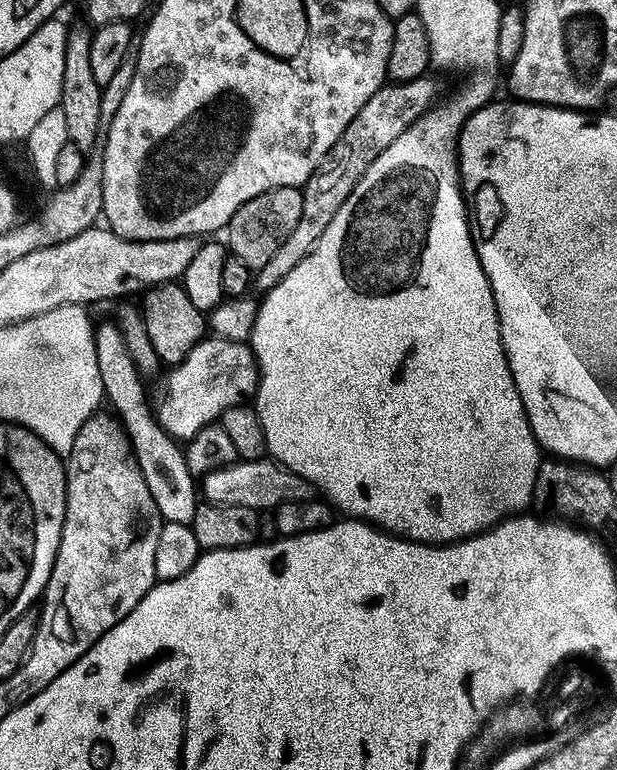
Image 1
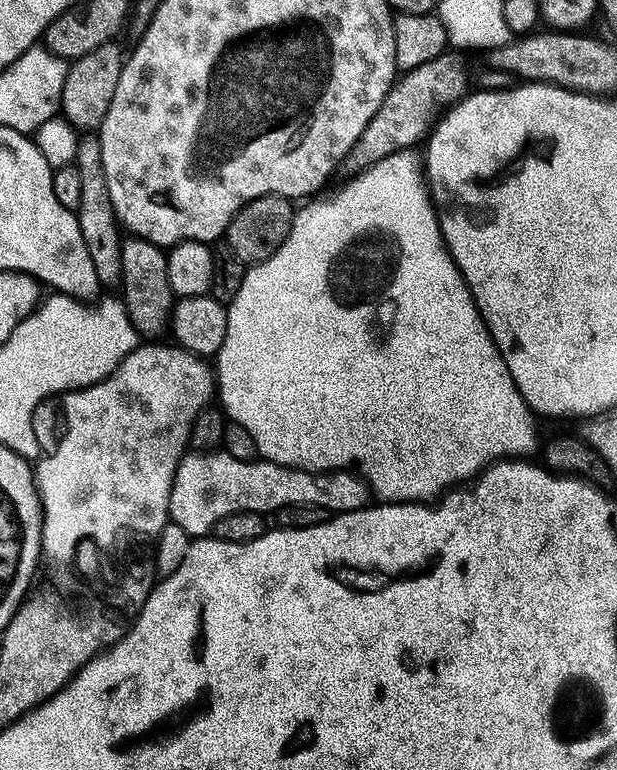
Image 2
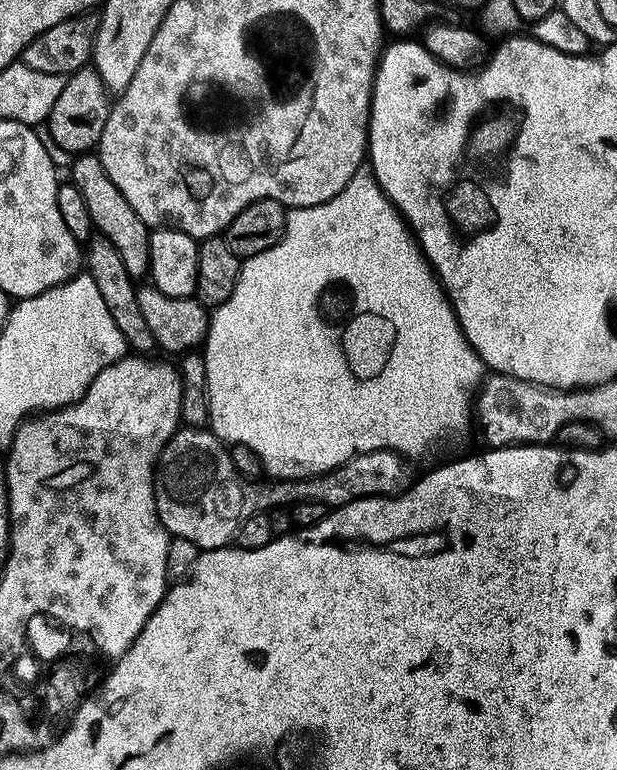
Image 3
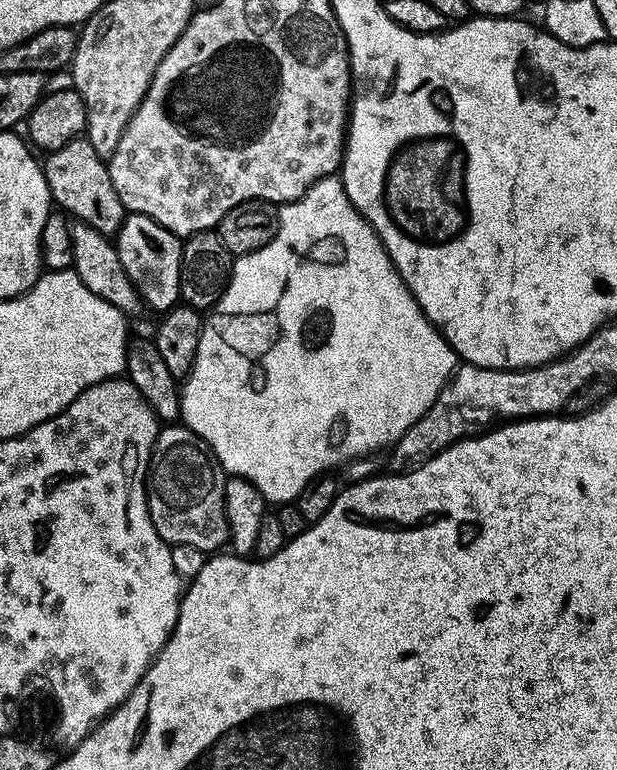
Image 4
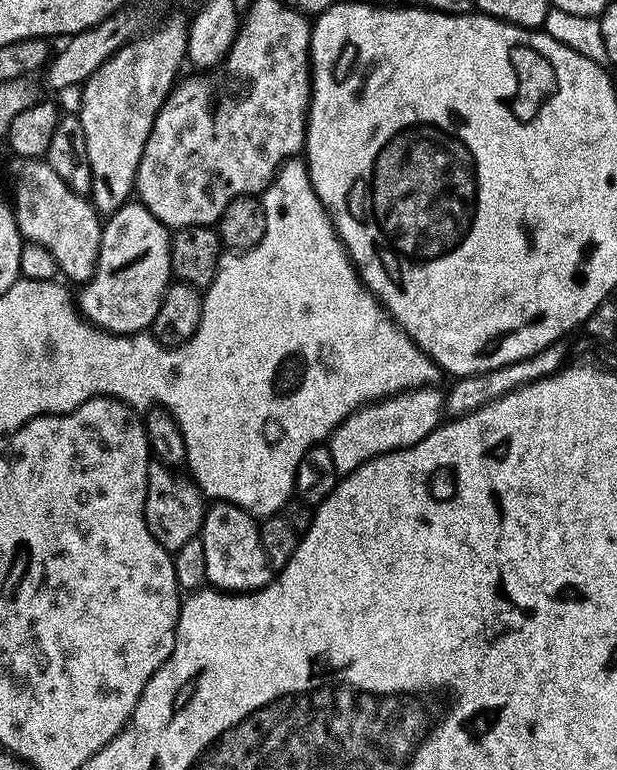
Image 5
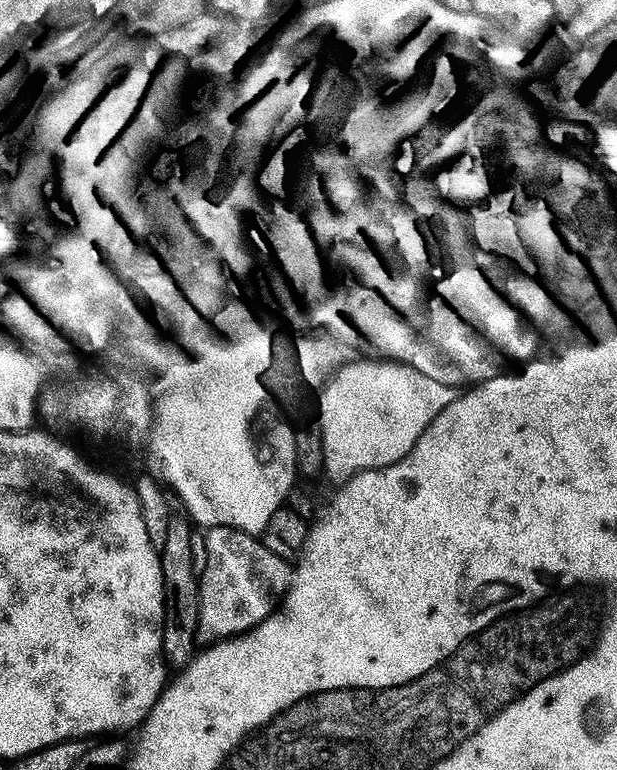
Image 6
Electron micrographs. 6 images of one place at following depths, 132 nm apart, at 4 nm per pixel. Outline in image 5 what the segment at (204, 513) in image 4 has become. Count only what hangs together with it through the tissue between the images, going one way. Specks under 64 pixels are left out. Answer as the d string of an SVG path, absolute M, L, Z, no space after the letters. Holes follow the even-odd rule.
M149 463L144 503L144 517L150 534L154 534L156 541L171 553L186 546L186 542L199 537L206 507L205 497L195 483L187 475L184 475L185 477L176 475L180 474L169 468L167 464Z

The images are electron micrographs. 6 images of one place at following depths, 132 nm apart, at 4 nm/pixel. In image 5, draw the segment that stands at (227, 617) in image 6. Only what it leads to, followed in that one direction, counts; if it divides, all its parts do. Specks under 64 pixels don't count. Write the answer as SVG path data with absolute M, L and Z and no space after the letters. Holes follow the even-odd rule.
M225 500L209 503L198 538L206 554L206 581L211 587L222 592L247 594L265 588L272 581L274 572L268 566L266 550L262 550L257 517L246 509Z

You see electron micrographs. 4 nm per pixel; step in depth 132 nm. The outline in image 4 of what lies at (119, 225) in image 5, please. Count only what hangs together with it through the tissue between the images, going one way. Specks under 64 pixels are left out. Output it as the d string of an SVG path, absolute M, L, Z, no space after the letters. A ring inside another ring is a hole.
M137 212L125 215L119 232L114 237L116 253L122 262L122 270L136 287L141 301L163 314L169 308L177 307L180 300L180 267L182 266L181 237L175 236L170 230L158 226L154 218L146 218Z

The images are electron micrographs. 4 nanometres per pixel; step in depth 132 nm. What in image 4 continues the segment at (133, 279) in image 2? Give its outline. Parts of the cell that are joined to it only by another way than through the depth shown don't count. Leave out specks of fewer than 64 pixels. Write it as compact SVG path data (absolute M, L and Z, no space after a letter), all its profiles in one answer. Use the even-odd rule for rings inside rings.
M81 134L75 140L66 142L66 146L57 152L47 153L43 157L42 167L53 205L59 211L81 224L89 224L103 236L115 237L124 221L126 209L122 198L118 198L118 190L114 190L114 182L110 182L105 157L100 156L94 146L90 146L87 135Z

